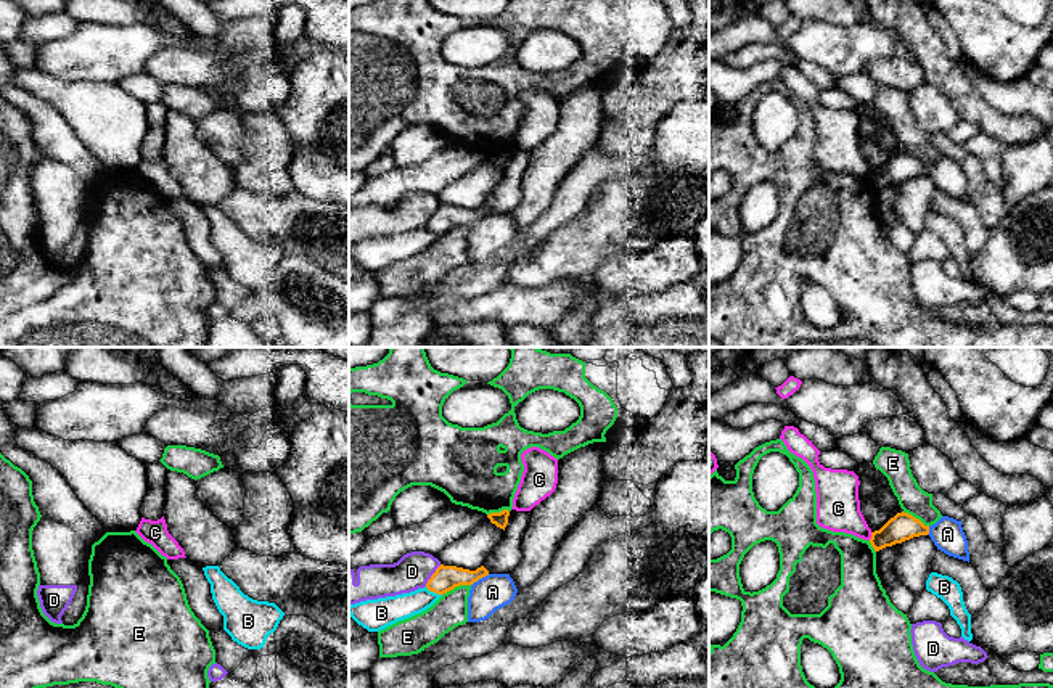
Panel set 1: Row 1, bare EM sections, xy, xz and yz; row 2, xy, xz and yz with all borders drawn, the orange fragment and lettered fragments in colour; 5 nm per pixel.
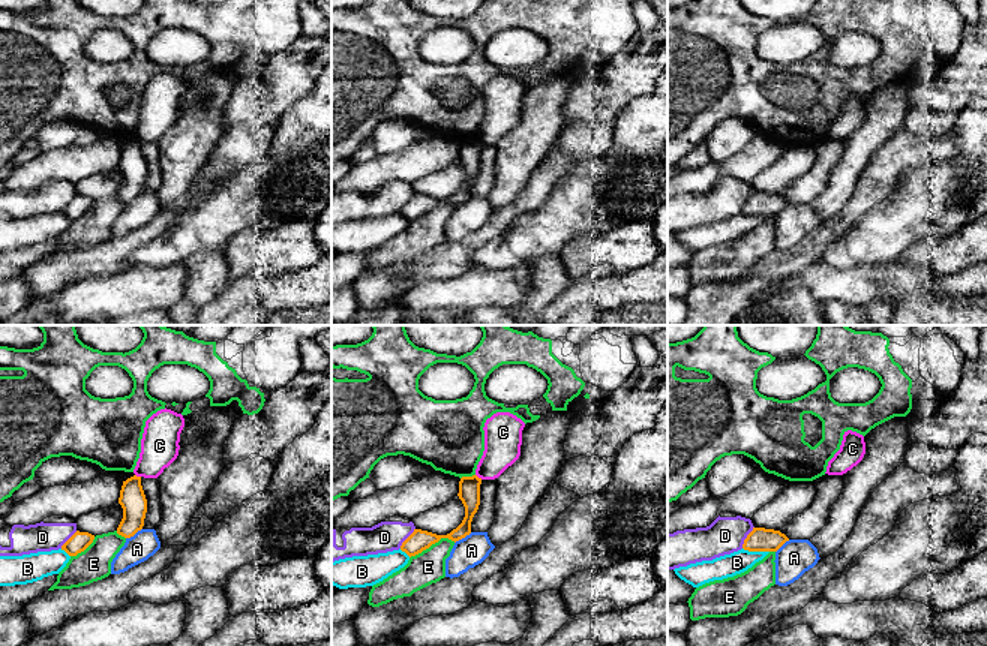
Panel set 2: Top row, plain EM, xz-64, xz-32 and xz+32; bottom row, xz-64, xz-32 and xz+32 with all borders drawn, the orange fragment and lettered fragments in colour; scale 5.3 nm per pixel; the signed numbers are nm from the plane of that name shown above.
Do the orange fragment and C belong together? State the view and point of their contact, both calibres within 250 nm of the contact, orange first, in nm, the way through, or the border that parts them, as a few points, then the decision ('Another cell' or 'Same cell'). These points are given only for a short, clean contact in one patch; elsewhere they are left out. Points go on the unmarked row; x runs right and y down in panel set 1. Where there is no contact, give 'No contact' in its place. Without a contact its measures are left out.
Touches orange at yz (872, 176). Thickness 140 nm (orange) against 220 nm. Boundary: yz (872, 172), (868, 179). Another cell

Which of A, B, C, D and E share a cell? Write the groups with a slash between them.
A / B / C / D / E

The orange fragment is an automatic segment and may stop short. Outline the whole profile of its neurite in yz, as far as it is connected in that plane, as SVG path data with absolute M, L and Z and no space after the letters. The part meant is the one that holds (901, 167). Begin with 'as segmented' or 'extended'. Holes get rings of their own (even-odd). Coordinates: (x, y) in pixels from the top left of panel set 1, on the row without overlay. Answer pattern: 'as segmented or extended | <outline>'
as segmented | M902 151L891 158L879 170L871 172L870 183L875 191L879 191L886 186L928 174L929 166L924 166L920 159Z

